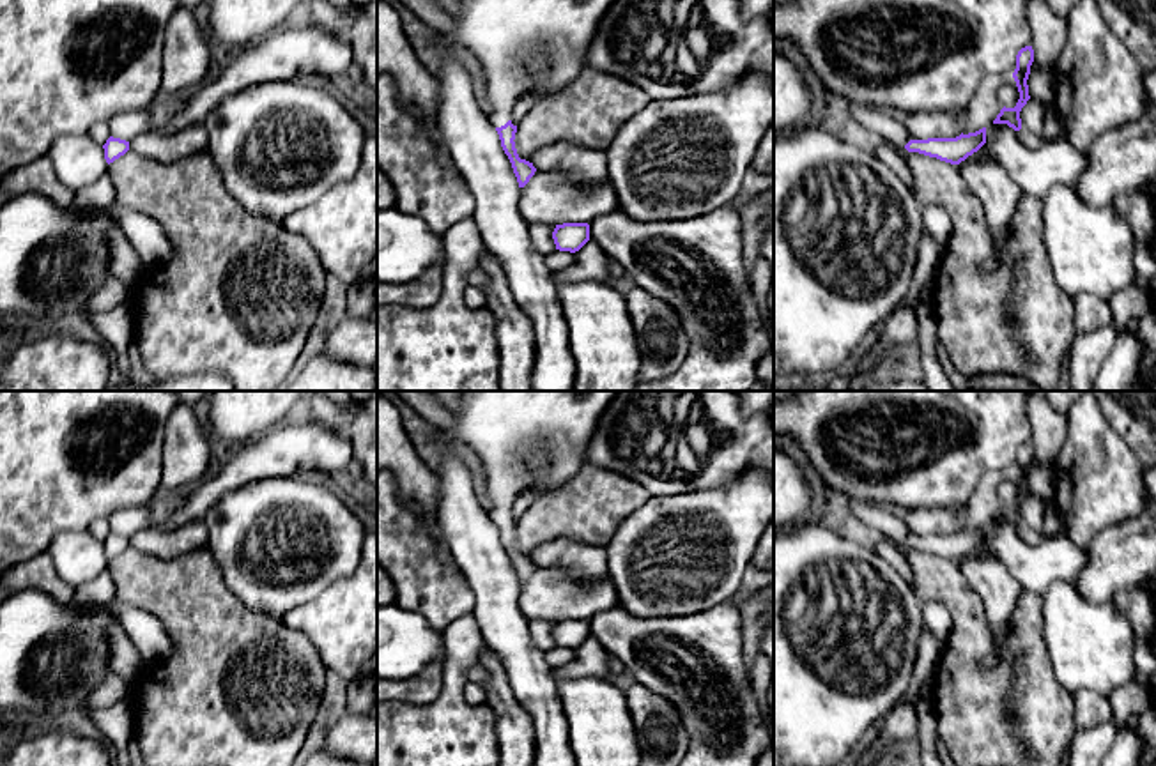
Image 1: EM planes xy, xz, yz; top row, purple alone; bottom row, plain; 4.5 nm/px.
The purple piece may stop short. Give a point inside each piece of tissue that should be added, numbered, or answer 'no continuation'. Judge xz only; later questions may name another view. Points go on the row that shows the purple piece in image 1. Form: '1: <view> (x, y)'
1: xz (526, 48)

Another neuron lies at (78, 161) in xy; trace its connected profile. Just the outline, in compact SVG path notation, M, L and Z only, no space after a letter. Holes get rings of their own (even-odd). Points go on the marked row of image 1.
M89 134L60 136L48 150L55 173L71 191L94 184L108 172L104 149Z

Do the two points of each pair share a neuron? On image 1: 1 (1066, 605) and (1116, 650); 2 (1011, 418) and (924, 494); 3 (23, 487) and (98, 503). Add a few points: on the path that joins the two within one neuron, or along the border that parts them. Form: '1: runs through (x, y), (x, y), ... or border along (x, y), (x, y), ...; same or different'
1: runs through (1078, 618), (1103, 643); same
2: runs through (990, 436), (946, 473); same
3: runs through (41, 487), (73, 487), (80, 494); same

